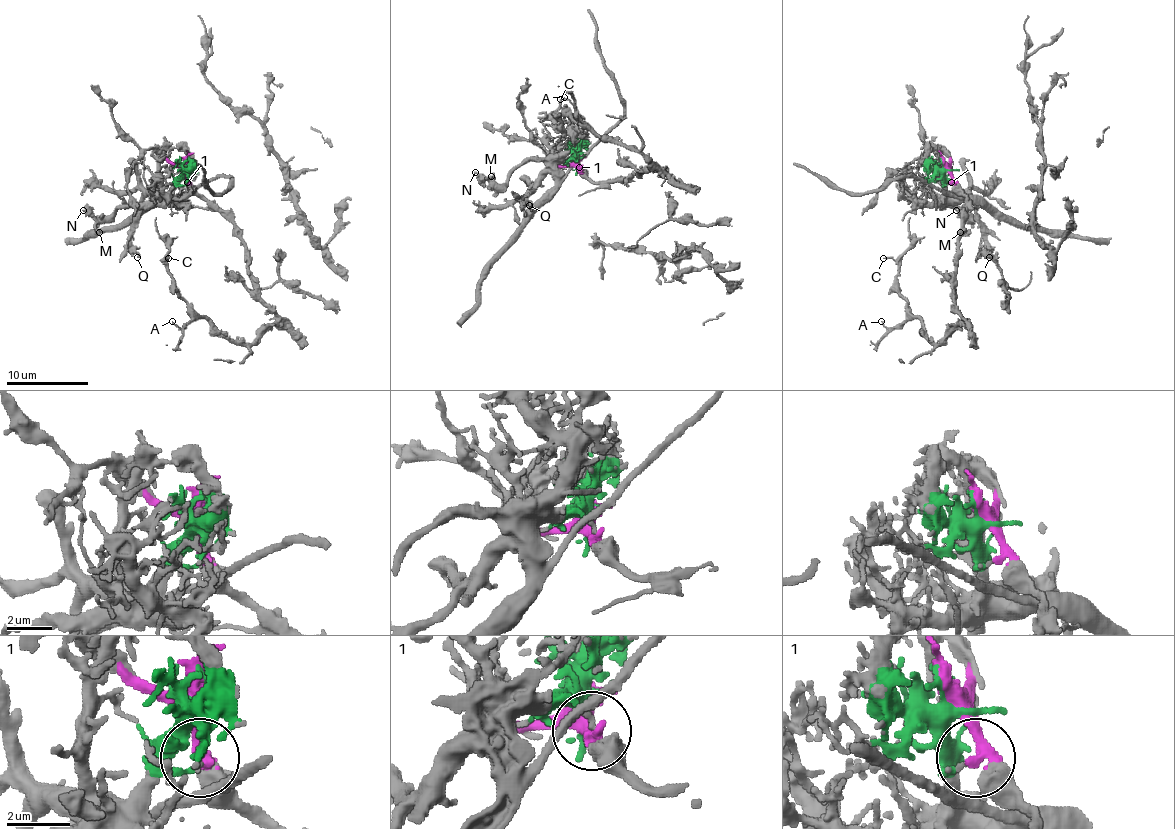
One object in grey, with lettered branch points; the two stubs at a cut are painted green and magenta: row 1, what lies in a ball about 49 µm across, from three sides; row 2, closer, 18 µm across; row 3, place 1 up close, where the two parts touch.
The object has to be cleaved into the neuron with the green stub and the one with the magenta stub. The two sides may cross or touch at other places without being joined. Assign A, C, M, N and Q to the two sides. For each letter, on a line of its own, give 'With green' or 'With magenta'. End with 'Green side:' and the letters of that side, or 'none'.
A: With magenta
C: With magenta
M: With green
N: With green
Q: With green
Green side: M, N, Q

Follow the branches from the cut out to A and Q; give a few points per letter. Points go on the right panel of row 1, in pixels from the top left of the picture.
A: (943, 166), (965, 196), (955, 274), (961, 321), (937, 343), (918, 319), (898, 327), (882, 321)
Q: (943, 166), (943, 188), (947, 192), (963, 192), (974, 202), (974, 213), (990, 257)

